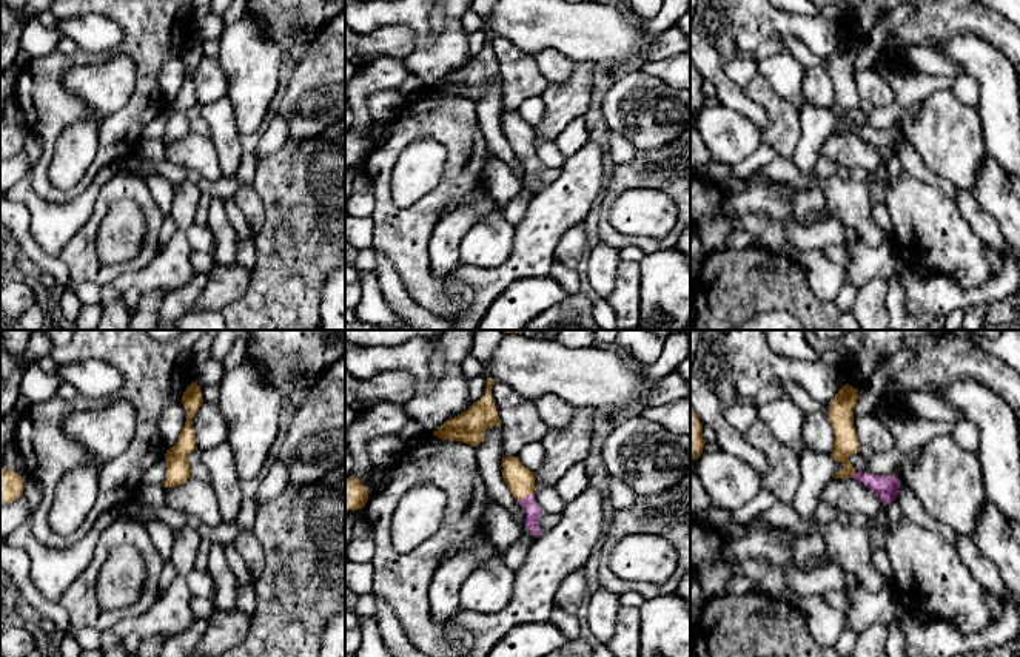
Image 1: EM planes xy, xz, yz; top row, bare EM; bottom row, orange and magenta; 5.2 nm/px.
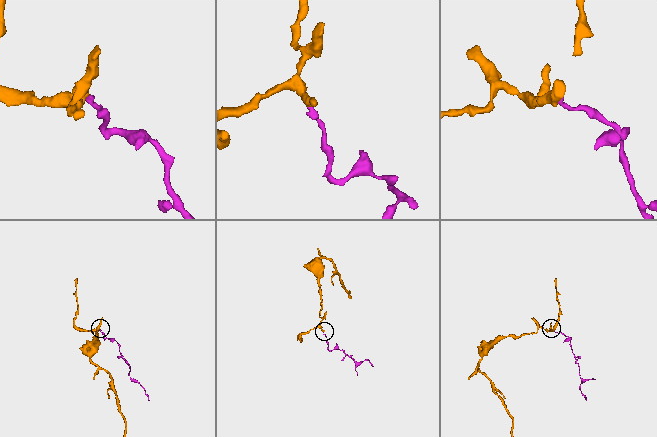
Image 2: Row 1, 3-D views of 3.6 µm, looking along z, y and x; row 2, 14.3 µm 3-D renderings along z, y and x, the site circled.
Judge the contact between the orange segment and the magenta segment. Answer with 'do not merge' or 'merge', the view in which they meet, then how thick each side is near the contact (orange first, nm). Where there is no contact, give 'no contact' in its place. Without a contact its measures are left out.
merge | xz | 140/80 nm

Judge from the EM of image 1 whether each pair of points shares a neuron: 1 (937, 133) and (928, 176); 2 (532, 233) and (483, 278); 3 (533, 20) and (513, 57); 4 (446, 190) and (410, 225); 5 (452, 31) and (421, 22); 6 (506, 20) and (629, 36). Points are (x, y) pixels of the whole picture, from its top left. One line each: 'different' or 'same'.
1: different
2: same
3: different
4: same
5: same
6: same

